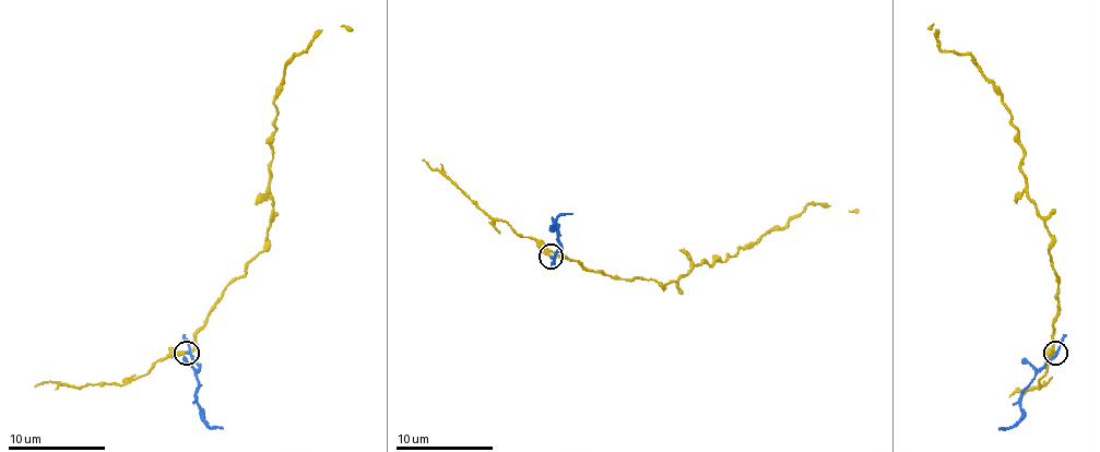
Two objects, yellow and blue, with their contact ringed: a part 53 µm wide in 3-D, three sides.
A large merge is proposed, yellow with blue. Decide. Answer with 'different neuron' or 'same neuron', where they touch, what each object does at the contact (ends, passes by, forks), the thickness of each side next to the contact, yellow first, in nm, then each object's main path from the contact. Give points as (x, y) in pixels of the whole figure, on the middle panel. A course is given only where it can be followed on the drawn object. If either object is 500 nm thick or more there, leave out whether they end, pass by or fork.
different neuron; at (551, 257); yellow ends there; blue passes by; 220 nm thick on the yellow side, 170 nm on the other; yellow runs (552, 256), (623, 280), (646, 277), (663, 285), (690, 268), (726, 260), (784, 228), (808, 203), (858, 209); blue runs (552, 256), (554, 258), (560, 245), (556, 227), (552, 228), (558, 215), (571, 213)

